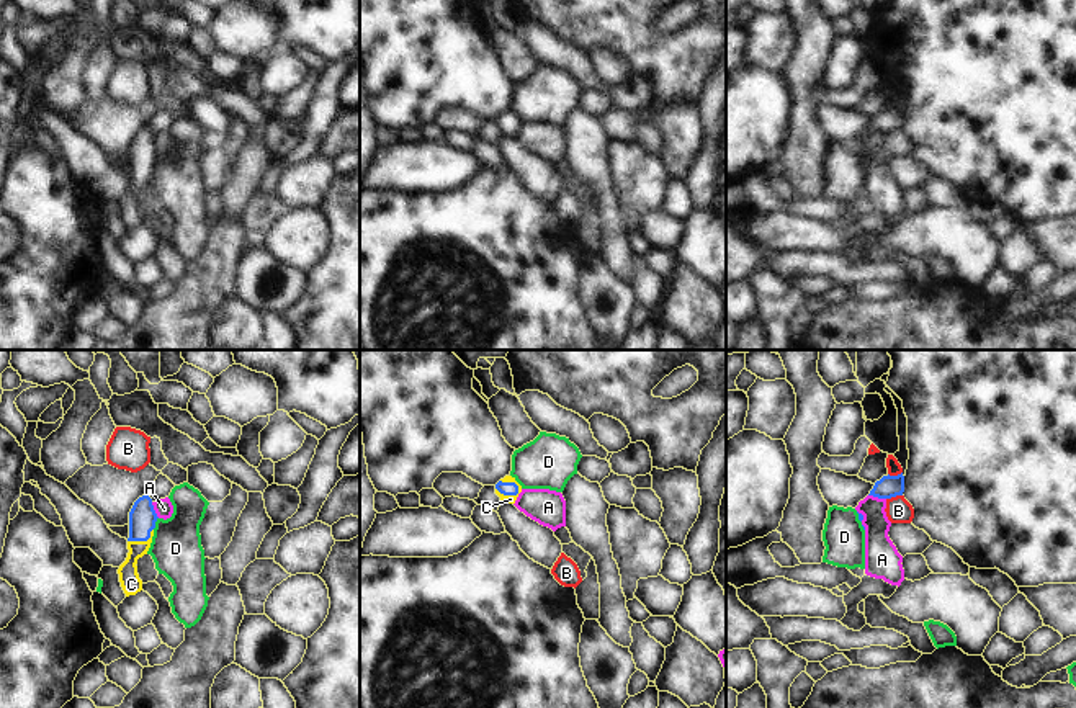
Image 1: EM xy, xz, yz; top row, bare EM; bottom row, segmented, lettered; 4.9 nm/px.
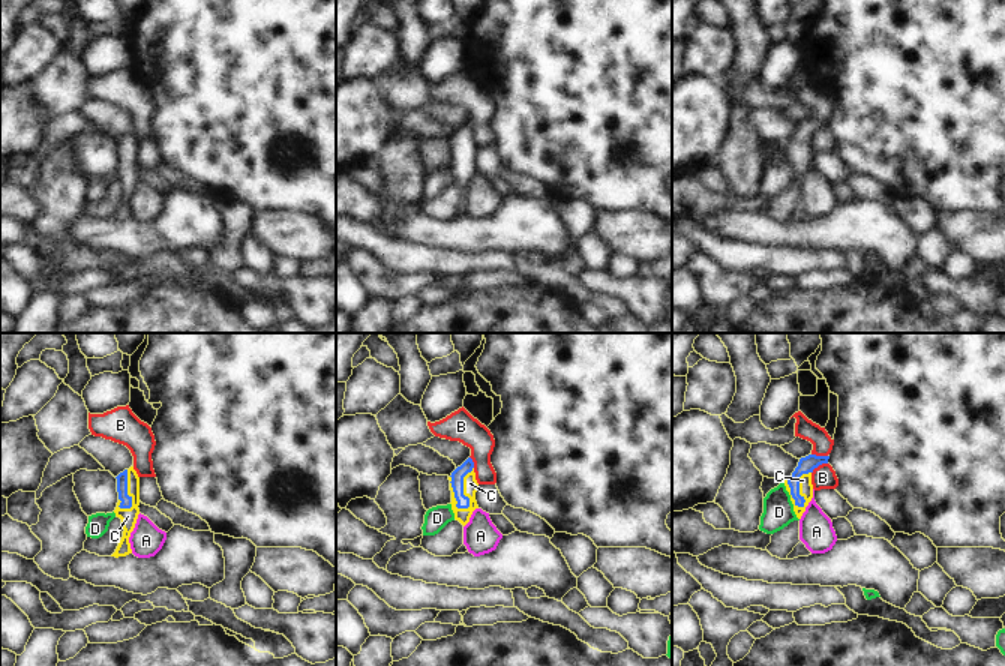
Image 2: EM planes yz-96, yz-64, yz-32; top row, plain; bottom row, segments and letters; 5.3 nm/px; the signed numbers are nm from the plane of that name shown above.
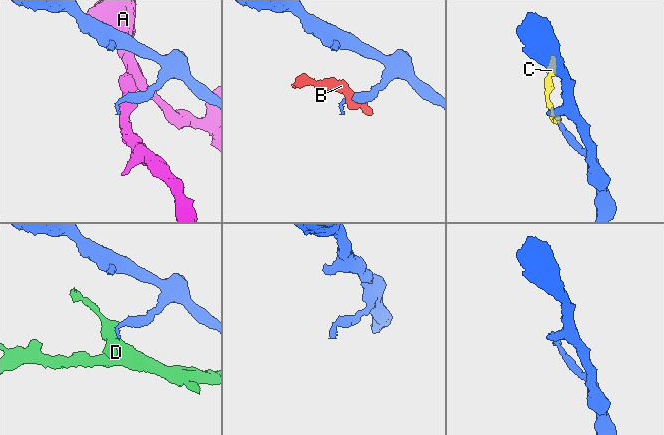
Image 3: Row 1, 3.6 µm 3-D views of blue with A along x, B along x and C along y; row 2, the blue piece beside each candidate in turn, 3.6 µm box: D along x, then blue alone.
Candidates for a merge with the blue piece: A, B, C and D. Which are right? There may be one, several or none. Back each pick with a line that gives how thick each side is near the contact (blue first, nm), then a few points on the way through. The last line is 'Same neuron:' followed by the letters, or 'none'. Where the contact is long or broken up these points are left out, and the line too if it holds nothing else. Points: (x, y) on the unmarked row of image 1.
C: calibres 60 and 50 nm; way xz (504, 121), (507, 128), (511, 133)
Same neuron: C

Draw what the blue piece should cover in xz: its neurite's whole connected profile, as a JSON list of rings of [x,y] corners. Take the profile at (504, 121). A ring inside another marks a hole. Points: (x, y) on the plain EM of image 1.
[[[505,110],[495,118],[495,128],[502,136],[515,137],[520,126],[522,119],[512,110]]]

